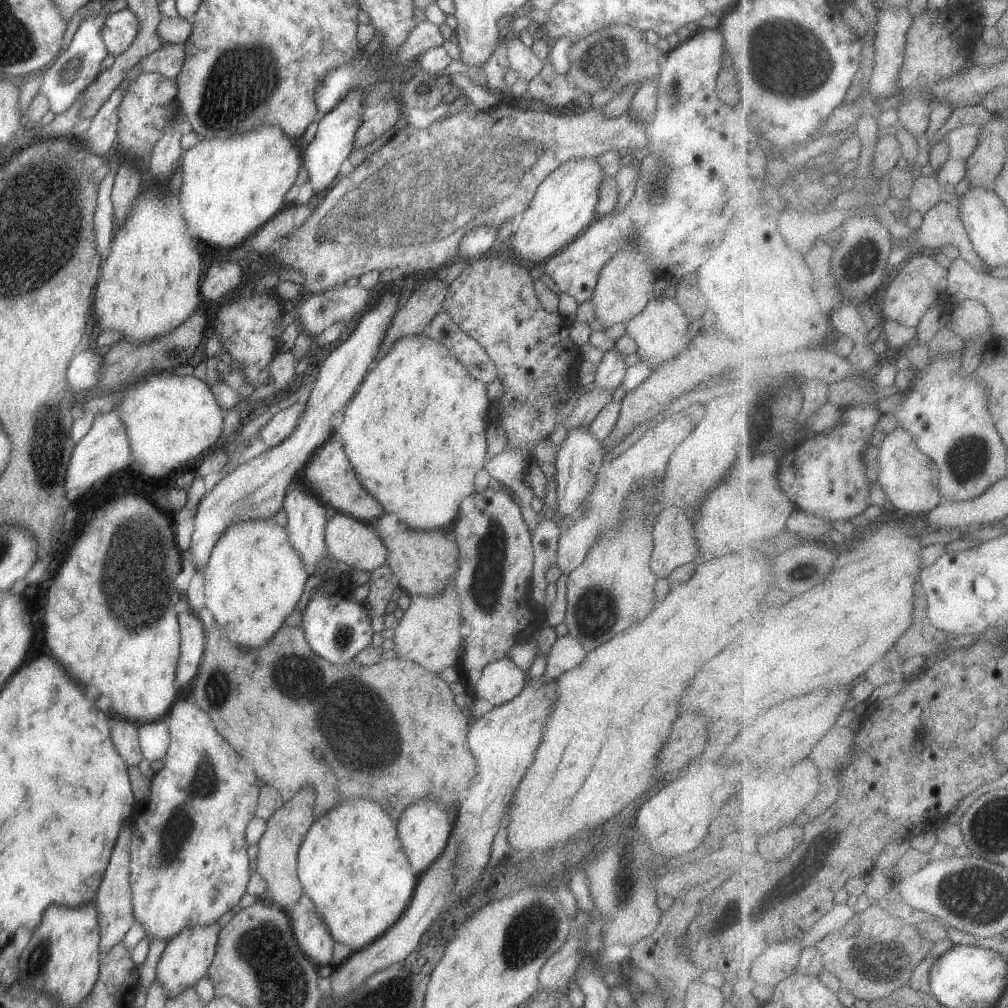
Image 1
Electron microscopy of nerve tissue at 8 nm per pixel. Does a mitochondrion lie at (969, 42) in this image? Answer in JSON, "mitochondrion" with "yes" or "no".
{"mitochondrion":"no"}

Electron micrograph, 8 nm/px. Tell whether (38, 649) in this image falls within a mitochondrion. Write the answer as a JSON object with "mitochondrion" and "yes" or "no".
{"mitochondrion":"no"}

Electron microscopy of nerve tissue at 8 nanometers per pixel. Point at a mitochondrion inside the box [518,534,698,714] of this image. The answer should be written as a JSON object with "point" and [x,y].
{"point":[596,612]}

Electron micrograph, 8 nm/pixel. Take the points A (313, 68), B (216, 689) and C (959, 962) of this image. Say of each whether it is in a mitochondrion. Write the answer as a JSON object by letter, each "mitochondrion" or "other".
{"A":"other","B":"mitochondrion","C":"other"}

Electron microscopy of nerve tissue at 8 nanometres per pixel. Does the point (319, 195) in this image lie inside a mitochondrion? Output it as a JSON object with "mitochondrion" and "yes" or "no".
{"mitochondrion":"no"}

